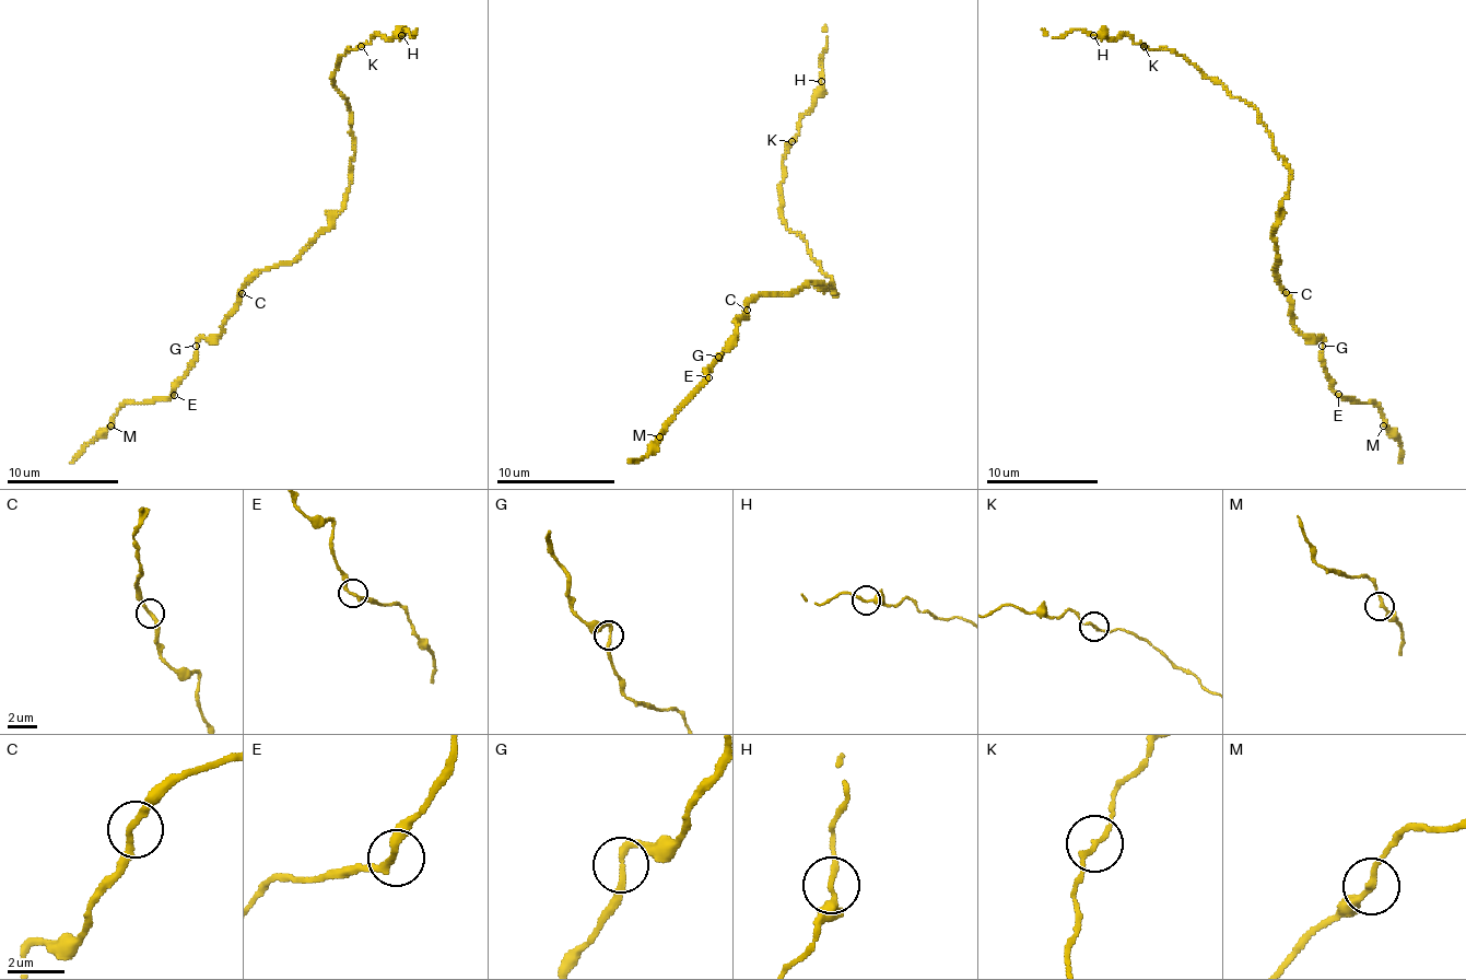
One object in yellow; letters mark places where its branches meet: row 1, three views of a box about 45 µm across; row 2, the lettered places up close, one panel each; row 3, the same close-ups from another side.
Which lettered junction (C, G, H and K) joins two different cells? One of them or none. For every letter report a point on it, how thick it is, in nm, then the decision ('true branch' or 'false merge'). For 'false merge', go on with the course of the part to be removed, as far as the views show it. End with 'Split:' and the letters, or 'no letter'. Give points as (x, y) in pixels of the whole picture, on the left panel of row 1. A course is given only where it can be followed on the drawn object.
C: (242, 293) | 240 nm | true branch
G: (196, 346) | 200 nm | true branch
H: (401, 35) | 240 nm | true branch
K: (361, 46) | 170 nm | true branch
Split: no letter

